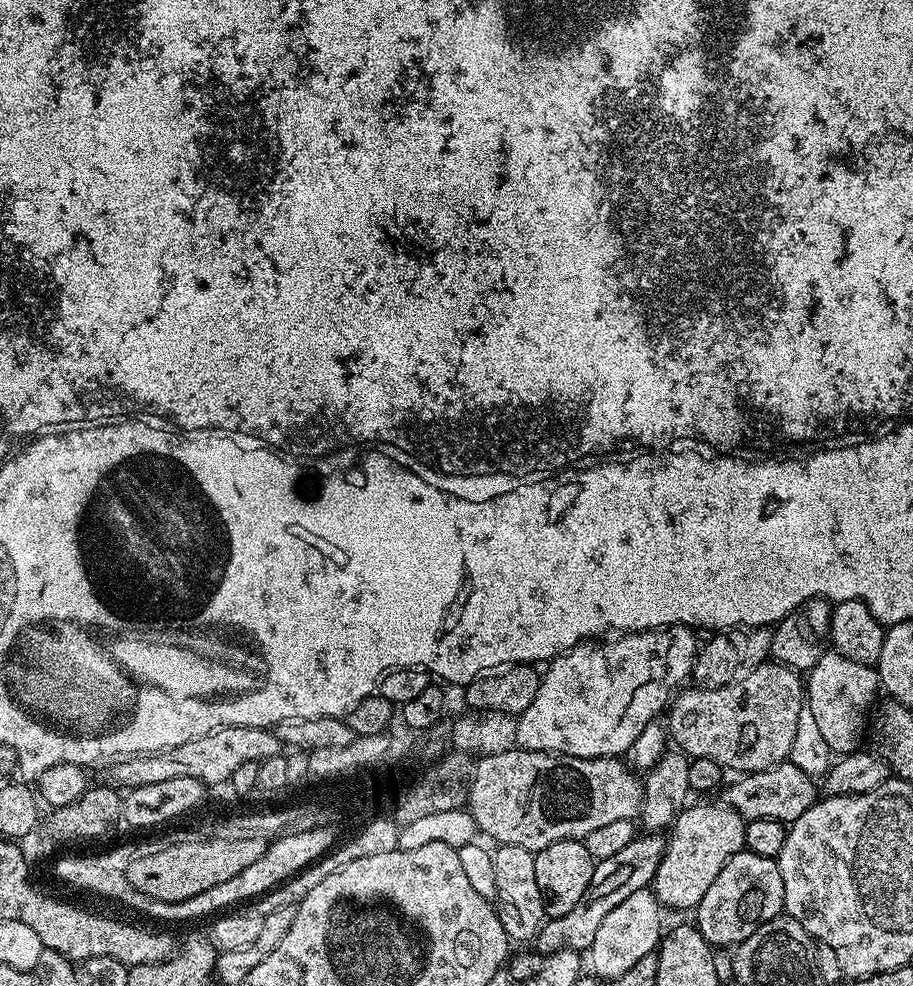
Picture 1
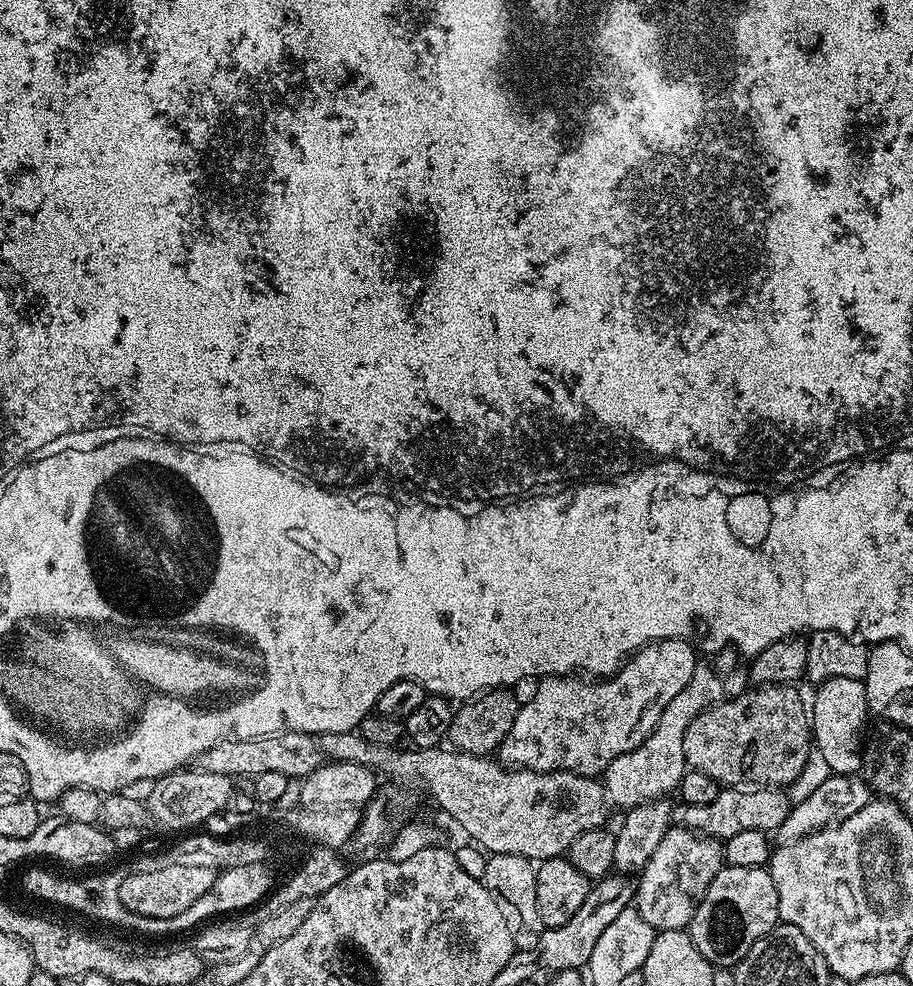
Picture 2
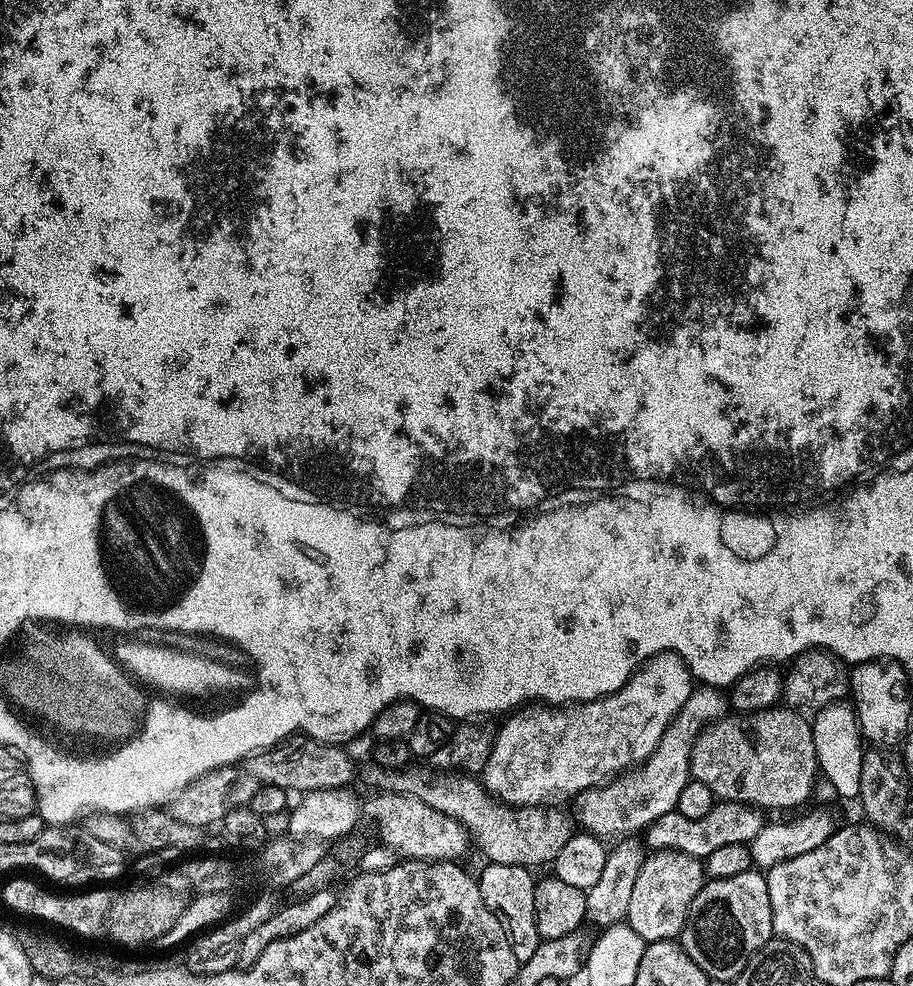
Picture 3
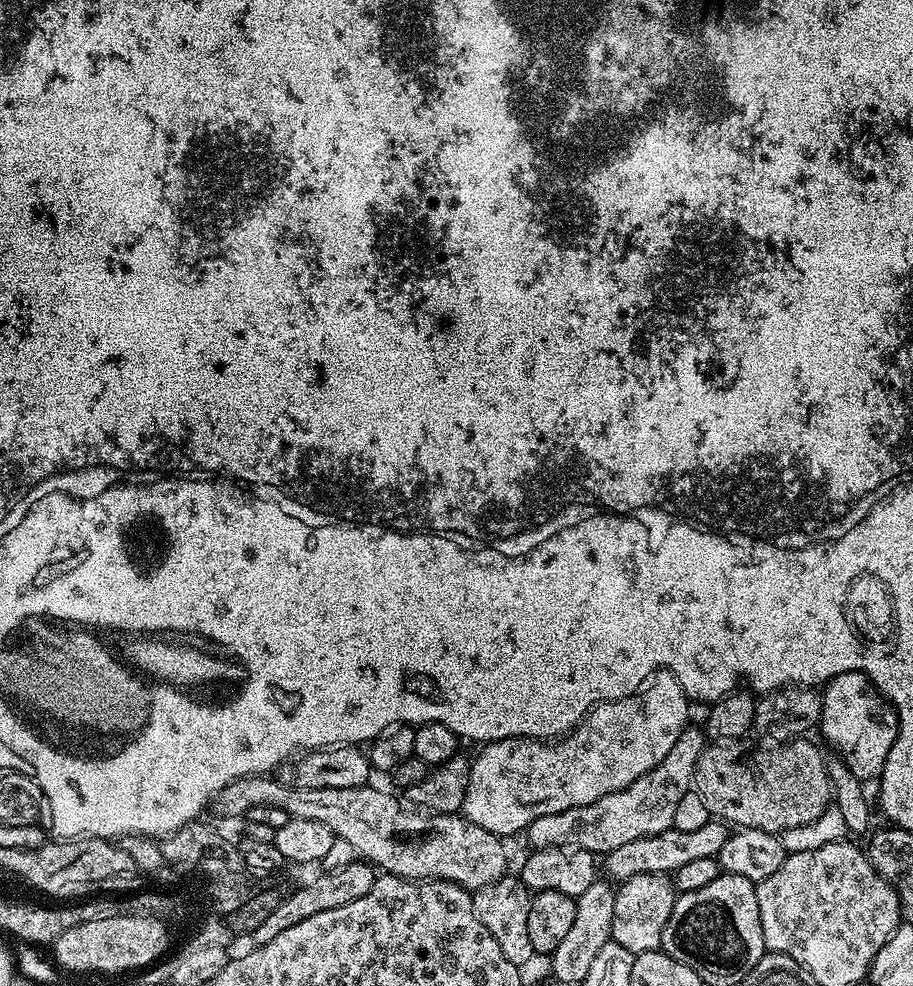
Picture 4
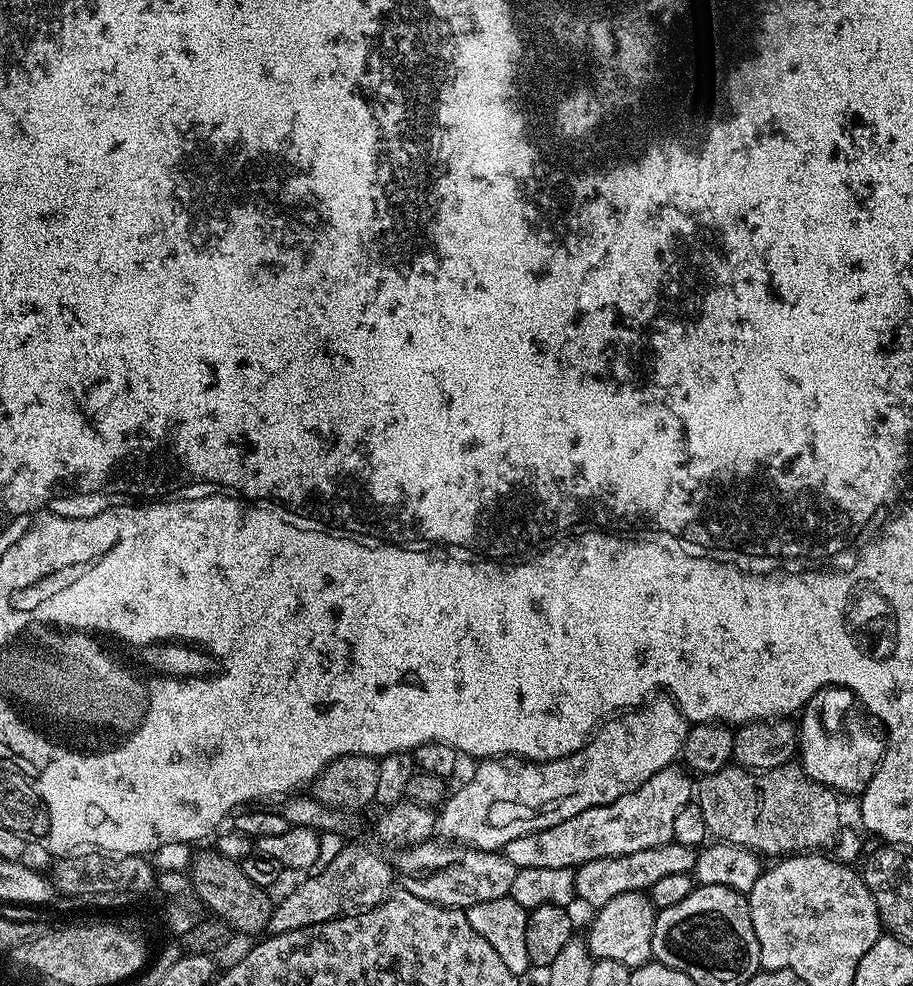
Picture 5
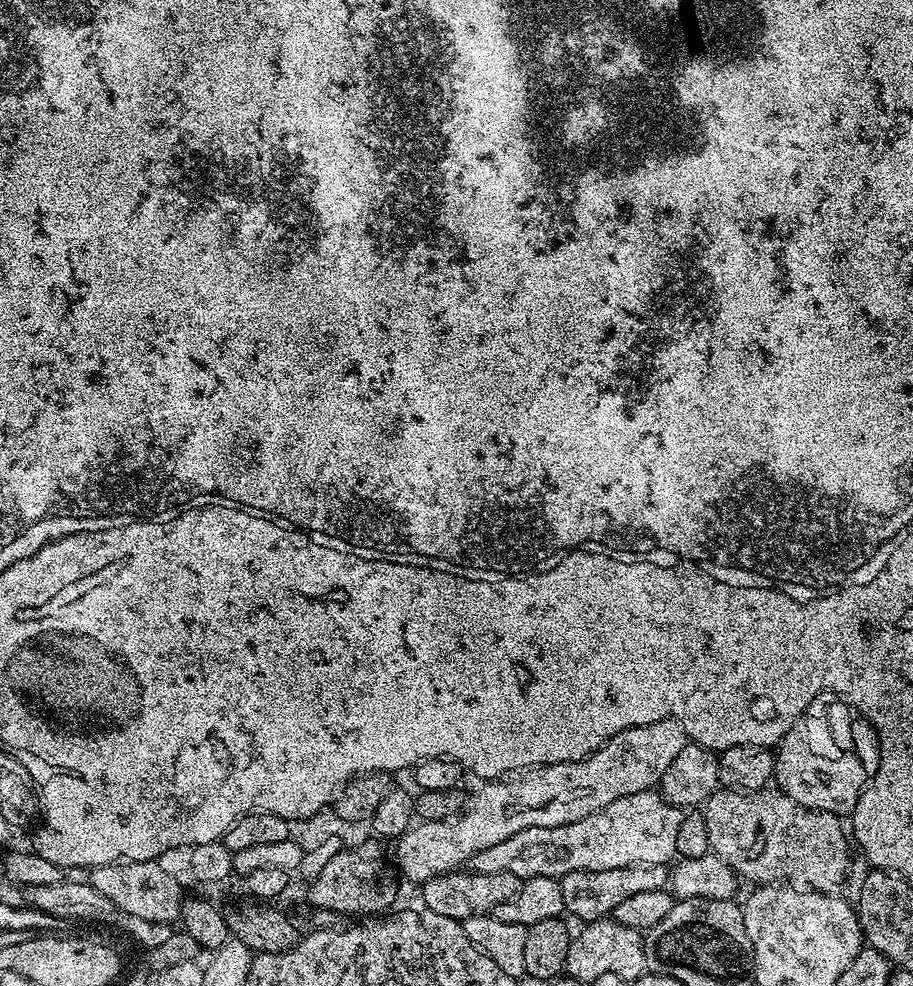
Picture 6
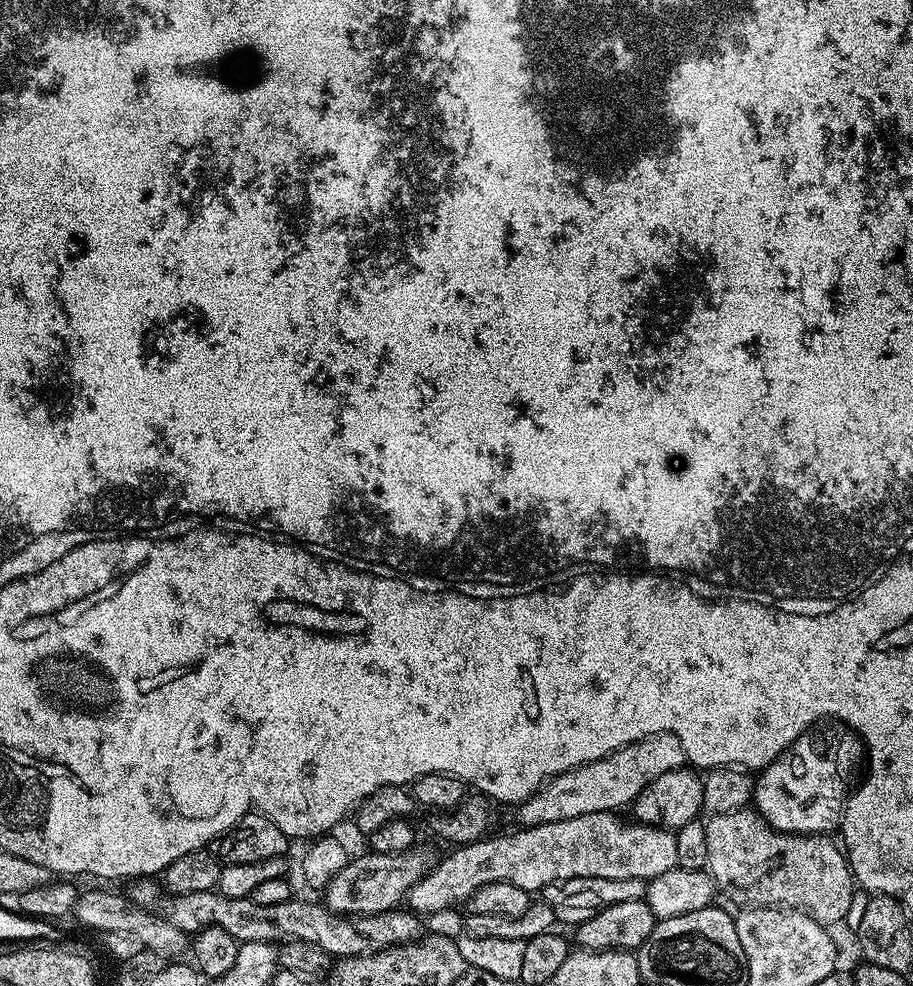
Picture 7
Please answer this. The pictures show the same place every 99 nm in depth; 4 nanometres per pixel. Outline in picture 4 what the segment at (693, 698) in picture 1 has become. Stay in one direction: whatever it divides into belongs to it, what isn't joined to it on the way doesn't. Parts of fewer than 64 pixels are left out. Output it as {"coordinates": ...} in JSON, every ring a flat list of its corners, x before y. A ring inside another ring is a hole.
{"coordinates":[[808,738,789,740,779,746,764,746,768,748,743,748,745,745,740,742,713,743,705,747,698,758,695,791,702,794,709,817,737,829,760,828,763,832,785,834,791,828,804,828,814,823,827,810,828,804,830,808,833,803,833,787,828,779,826,757,820,753,821,745,817,744,811,744]]}

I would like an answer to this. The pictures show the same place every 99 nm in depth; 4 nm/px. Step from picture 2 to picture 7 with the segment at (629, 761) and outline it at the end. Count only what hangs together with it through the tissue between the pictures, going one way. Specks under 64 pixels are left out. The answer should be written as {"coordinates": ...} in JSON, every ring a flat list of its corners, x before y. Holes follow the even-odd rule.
{"coordinates":[[595,812,582,814,578,818,536,822,531,825,533,828,524,828,521,832,510,833,509,836,493,835,472,844,453,847,449,851,452,853,441,864,433,863,424,873,424,877,410,889,406,897,407,907,427,918,435,912,444,912,455,904,463,905,472,897,473,892,494,882,510,882,514,886,522,886,522,890,529,894,536,894,550,884,558,884,570,878,638,878,647,882,676,867,678,849,674,847,675,831,639,822,627,824,618,817,616,812]]}

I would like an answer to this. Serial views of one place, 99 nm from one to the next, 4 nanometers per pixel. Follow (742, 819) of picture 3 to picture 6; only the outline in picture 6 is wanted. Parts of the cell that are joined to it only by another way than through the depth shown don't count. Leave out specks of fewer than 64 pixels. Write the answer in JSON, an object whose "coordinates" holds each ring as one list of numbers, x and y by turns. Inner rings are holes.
{"coordinates":[[631,864,630,866,618,866,618,870,578,870,559,877,562,886,562,898,564,899,564,911,570,917,577,916,580,922,600,920,611,917,616,907,634,894,663,889,670,880,670,868,668,864]]}

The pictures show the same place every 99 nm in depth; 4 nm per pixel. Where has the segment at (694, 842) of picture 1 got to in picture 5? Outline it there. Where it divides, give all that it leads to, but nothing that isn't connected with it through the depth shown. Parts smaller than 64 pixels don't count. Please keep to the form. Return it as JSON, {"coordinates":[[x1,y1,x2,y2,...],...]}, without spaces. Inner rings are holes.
{"coordinates":[[627,892,626,894,618,894,612,898,606,906,597,909,595,920,590,928,588,936,586,935,586,943,589,952,595,959,612,960,622,962,630,970,637,968,639,964,649,963,653,959,652,954,652,931,656,925,657,907,652,903,651,899,644,892]]}

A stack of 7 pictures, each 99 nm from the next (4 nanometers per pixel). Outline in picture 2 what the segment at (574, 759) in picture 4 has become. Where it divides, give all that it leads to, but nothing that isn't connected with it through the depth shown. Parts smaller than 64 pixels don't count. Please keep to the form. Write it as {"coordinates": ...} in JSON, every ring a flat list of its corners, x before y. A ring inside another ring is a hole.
{"coordinates":[[687,639,656,640,640,648,611,678,596,678,589,682,575,675,546,676,539,681,536,693,524,700,517,710,517,717,510,732,500,744,498,756,505,765,513,768,528,768,532,772,576,772,579,776,599,777,618,754,626,754,642,742,658,726,662,710,681,690,686,690,690,674,698,663,696,652]]}

